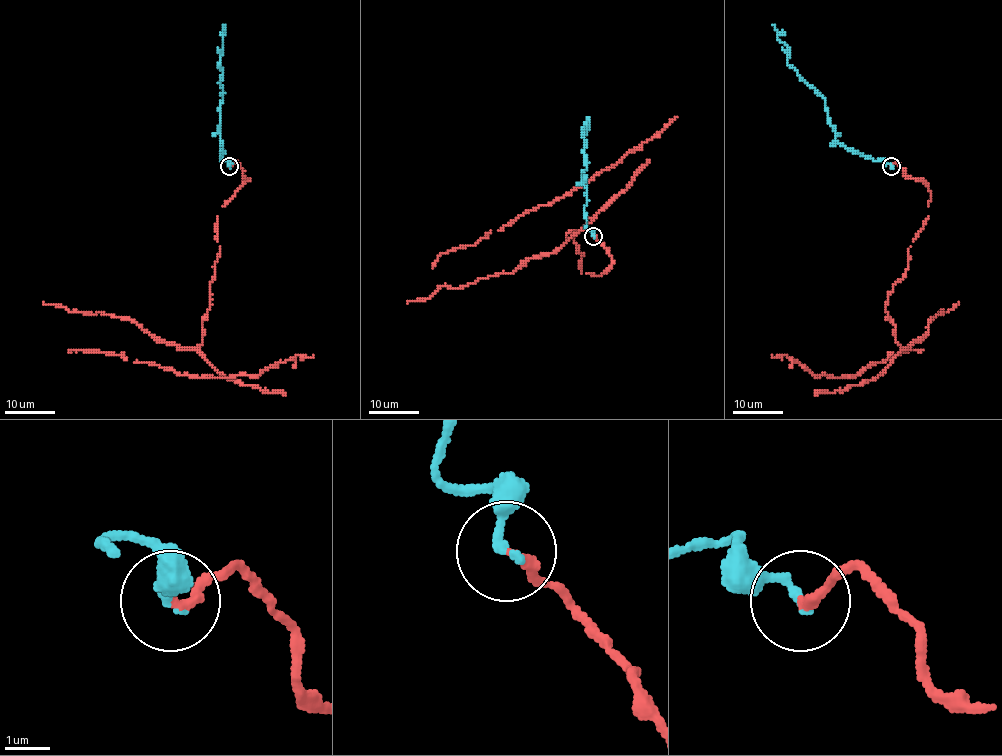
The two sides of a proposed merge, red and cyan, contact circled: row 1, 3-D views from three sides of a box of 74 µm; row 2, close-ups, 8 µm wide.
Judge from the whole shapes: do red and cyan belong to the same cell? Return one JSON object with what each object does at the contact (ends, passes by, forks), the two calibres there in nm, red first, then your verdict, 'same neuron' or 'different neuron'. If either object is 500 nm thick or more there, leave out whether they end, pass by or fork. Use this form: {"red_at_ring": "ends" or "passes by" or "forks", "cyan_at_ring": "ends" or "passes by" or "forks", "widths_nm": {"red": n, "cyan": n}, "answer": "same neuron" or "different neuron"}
{"red_at_ring": "ends", "cyan_at_ring": "ends", "widths_nm": {"red": 240, "cyan": 220}, "answer": "same neuron"}

